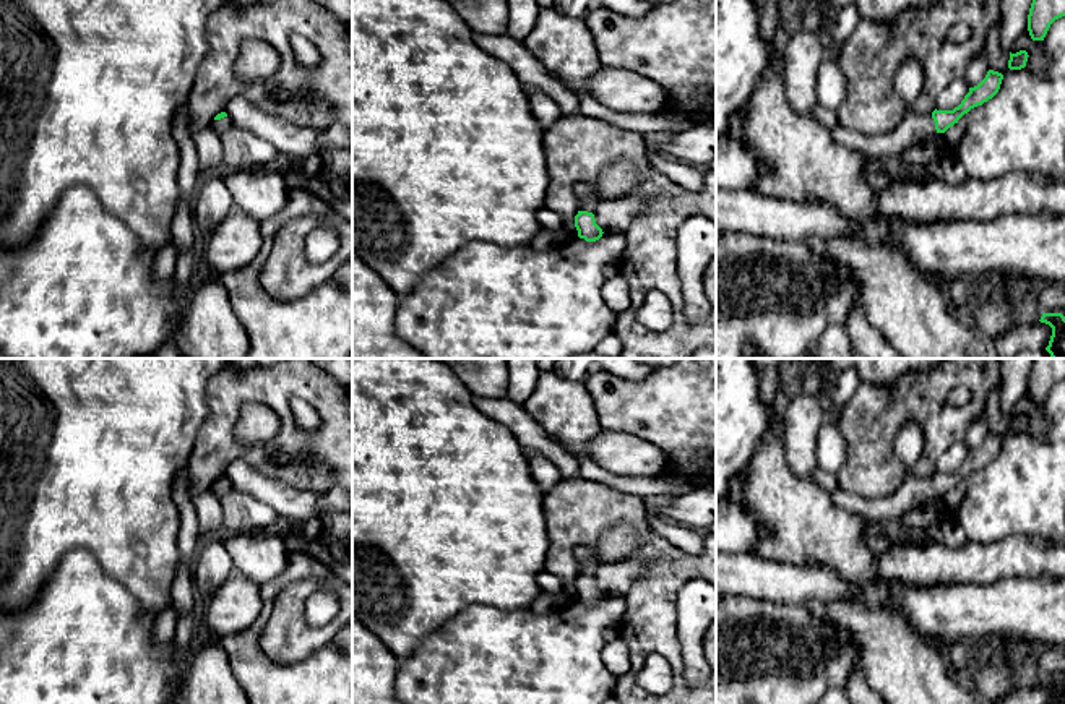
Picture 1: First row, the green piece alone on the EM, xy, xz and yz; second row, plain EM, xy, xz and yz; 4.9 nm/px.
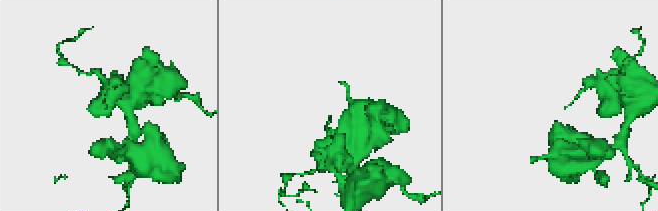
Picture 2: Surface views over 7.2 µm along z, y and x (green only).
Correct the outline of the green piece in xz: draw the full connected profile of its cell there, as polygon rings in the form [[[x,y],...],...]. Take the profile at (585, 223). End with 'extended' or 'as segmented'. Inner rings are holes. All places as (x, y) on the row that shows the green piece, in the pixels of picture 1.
[[[578,182],[573,187],[575,195],[580,200],[580,211],[575,216],[575,227],[578,230],[578,237],[584,238],[586,242],[596,242],[602,237],[602,229],[596,224],[594,219],[594,208],[597,203],[597,198],[586,182]]] | extended

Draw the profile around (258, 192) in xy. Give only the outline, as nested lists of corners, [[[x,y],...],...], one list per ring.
[[[266,167],[222,170],[221,177],[240,209],[257,222],[276,216],[289,201],[286,177]]]

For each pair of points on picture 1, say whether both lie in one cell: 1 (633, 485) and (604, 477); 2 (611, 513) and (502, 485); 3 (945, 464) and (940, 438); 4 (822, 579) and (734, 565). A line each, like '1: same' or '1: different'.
1: same
2: different
3: different
4: same

